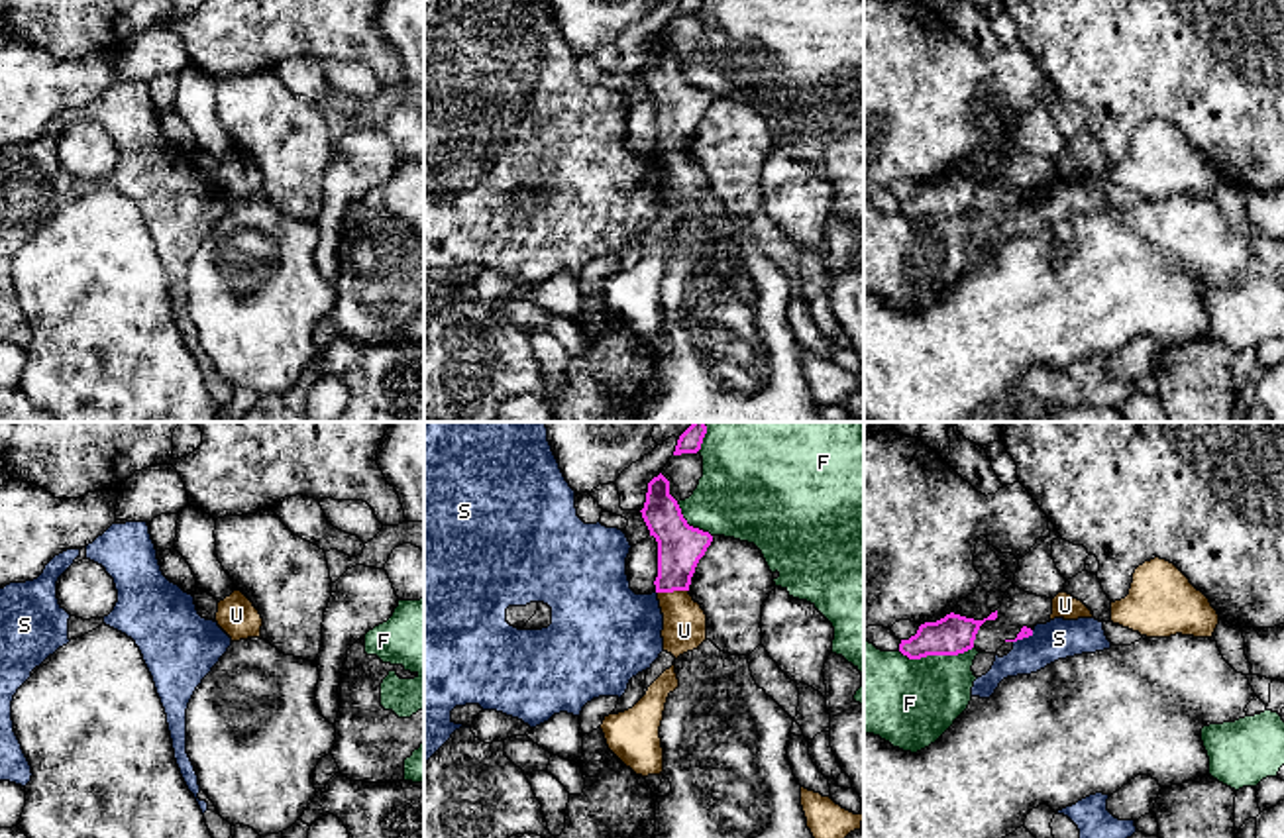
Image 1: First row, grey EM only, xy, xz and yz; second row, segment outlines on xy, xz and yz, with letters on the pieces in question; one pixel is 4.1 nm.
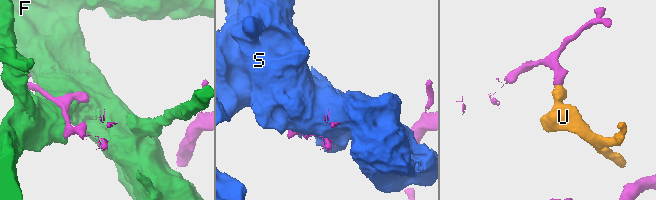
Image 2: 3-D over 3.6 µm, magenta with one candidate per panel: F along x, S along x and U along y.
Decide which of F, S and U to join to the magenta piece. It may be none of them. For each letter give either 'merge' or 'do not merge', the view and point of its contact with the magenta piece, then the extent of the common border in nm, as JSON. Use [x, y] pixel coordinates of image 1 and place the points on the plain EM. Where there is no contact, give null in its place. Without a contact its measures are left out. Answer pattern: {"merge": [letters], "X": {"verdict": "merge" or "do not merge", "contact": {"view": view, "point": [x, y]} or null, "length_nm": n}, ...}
{"merge": ["U"], "F": {"verdict": "do not merge", "contact": {"view": "yz", "point": [935, 214]}, "length_nm": 300}, "S": {"verdict": "do not merge", "contact": {"view": "yz", "point": [1023, 197]}, "length_nm": 100}, "U": {"verdict": "merge", "contact": {"view": "xz", "point": [672, 152]}, "length_nm": 130}}

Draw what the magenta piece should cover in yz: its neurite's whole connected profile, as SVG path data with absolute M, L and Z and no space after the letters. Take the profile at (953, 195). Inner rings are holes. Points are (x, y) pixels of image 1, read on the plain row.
M997 171L991 173L991 175L990 175L988 179L984 179L984 181L974 181L974 179L966 179L966 177L960 177L960 175L950 173L950 175L946 175L944 179L940 179L940 181L936 181L936 183L925 183L925 184L921 184L915 196L911 196L909 200L901 200L899 212L901 212L903 216L907 216L909 220L921 220L921 218L927 218L927 216L958 216L958 214L964 214L964 212L968 212L968 210L974 208L974 200L976 200L976 194L978 194L980 186L982 186L986 181L995 181L995 179L997 179Z

